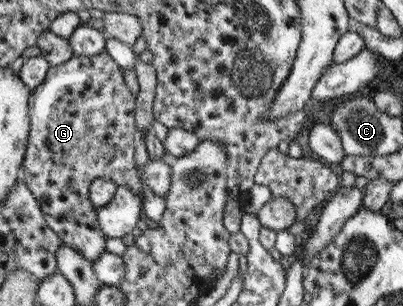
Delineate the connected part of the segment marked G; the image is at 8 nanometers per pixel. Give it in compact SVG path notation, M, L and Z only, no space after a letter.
M106 50L96 54L95 56L85 56L74 54L63 65L57 65L50 67L47 71L44 81L36 88L32 90L31 100L29 103L28 114L31 116L31 132L29 133L29 147L28 154L25 155L24 168L25 178L22 179L25 184L28 184L31 188L33 195L37 198L41 198L41 206L45 206L44 218L49 218L49 228L52 228L60 238L63 239L64 246L73 248L81 254L81 257L93 262L99 258L101 254L105 253L105 235L101 230L100 224L97 224L97 213L93 204L89 202L89 184L92 184L97 179L111 179L111 174L115 170L127 170L127 180L133 180L133 186L139 186L139 198L143 202L144 182L139 182L139 176L135 174L135 162L133 162L133 156L135 156L135 144L133 144L133 136L135 136L135 96L131 94L131 89L127 88L124 79L124 70L117 64Z

